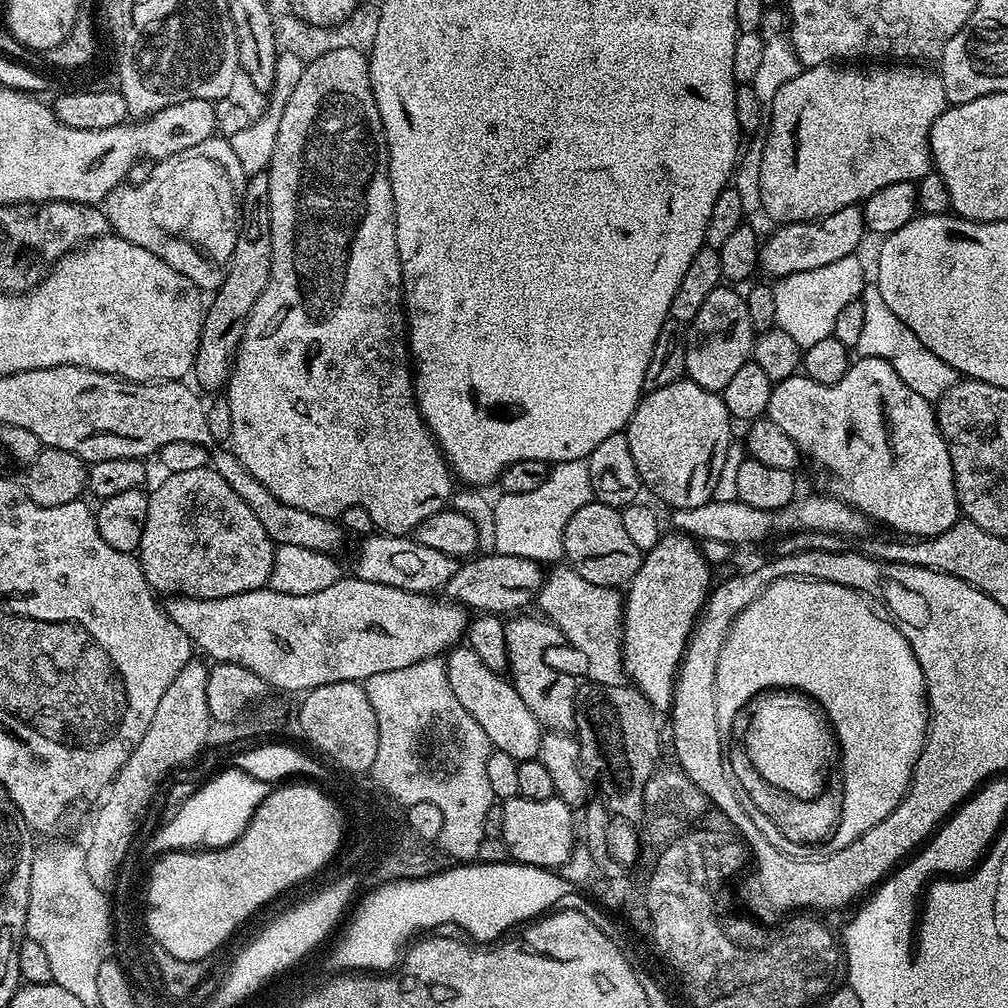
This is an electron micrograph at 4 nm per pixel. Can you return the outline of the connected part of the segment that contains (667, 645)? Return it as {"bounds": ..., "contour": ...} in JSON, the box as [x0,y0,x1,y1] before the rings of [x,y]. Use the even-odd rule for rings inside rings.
{"bounds":[622,531,713,714],"contour":[[[673,531],[671,535],[661,535],[658,543],[650,551],[643,553],[639,570],[626,585],[628,596],[626,592],[626,599],[622,604],[622,655],[627,679],[660,714],[671,709],[672,690],[676,686],[676,674],[684,658],[684,649],[688,646],[688,637],[692,635],[700,609],[704,607],[704,601],[707,600],[710,585],[713,583],[712,576],[708,573],[710,565],[704,559],[701,545],[682,532]]]}

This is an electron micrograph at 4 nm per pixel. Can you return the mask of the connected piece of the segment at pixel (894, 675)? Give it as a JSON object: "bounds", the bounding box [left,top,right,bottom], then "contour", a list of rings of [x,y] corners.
{"bounds":[716,578,930,858],"contour":[[[799,578],[776,580],[758,599],[750,602],[742,614],[738,614],[718,654],[716,701],[721,736],[733,735],[736,715],[751,696],[781,688],[801,688],[809,692],[821,704],[823,715],[830,721],[840,745],[844,797],[834,834],[828,837],[826,846],[818,847],[813,853],[818,858],[850,846],[850,842],[862,838],[866,830],[878,826],[878,822],[894,811],[908,791],[912,769],[916,767],[928,735],[930,713],[922,666],[918,666],[910,642],[906,642],[895,623],[887,615],[879,616],[864,599],[855,588],[834,582]]]}

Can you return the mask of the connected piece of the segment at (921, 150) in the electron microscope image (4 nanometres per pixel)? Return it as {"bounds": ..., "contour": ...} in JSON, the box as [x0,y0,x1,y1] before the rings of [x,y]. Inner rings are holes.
{"bounds":[760,63,948,225],"contour":[[[835,63],[831,64],[819,64],[813,68],[804,68],[801,72],[794,78],[790,79],[790,82],[786,82],[778,94],[774,96],[774,100],[771,102],[770,115],[766,120],[766,131],[768,130],[768,137],[764,140],[764,153],[760,156],[760,200],[764,203],[764,212],[769,216],[770,219],[776,220],[777,225],[782,224],[797,224],[803,220],[820,220],[824,216],[829,216],[834,214],[838,210],[842,210],[846,206],[851,204],[859,205],[861,202],[867,200],[869,196],[874,194],[878,190],[882,190],[883,187],[890,186],[891,183],[902,183],[904,181],[919,182],[925,174],[933,171],[934,165],[932,162],[932,154],[928,150],[928,135],[930,130],[934,126],[934,122],[944,113],[945,107],[948,104],[948,99],[946,98],[946,90],[944,89],[944,83],[942,78],[935,71],[927,72],[927,67],[924,66],[837,66]]]}

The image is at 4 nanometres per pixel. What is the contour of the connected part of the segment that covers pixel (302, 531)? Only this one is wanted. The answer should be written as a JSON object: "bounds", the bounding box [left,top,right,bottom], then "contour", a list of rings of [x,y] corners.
{"bounds":[210,448,343,553],"contour":[[[215,448],[210,454],[210,466],[222,478],[226,479],[230,488],[244,502],[246,506],[253,510],[258,517],[258,522],[262,524],[262,528],[266,530],[266,534],[271,538],[274,544],[284,544],[290,546],[305,546],[307,549],[314,549],[318,552],[333,553],[342,542],[343,529],[331,519],[320,515],[315,515],[310,511],[304,511],[298,507],[292,507],[277,500],[277,498],[269,492],[269,490],[261,484],[244,468],[240,460],[235,456],[231,449]]]}

